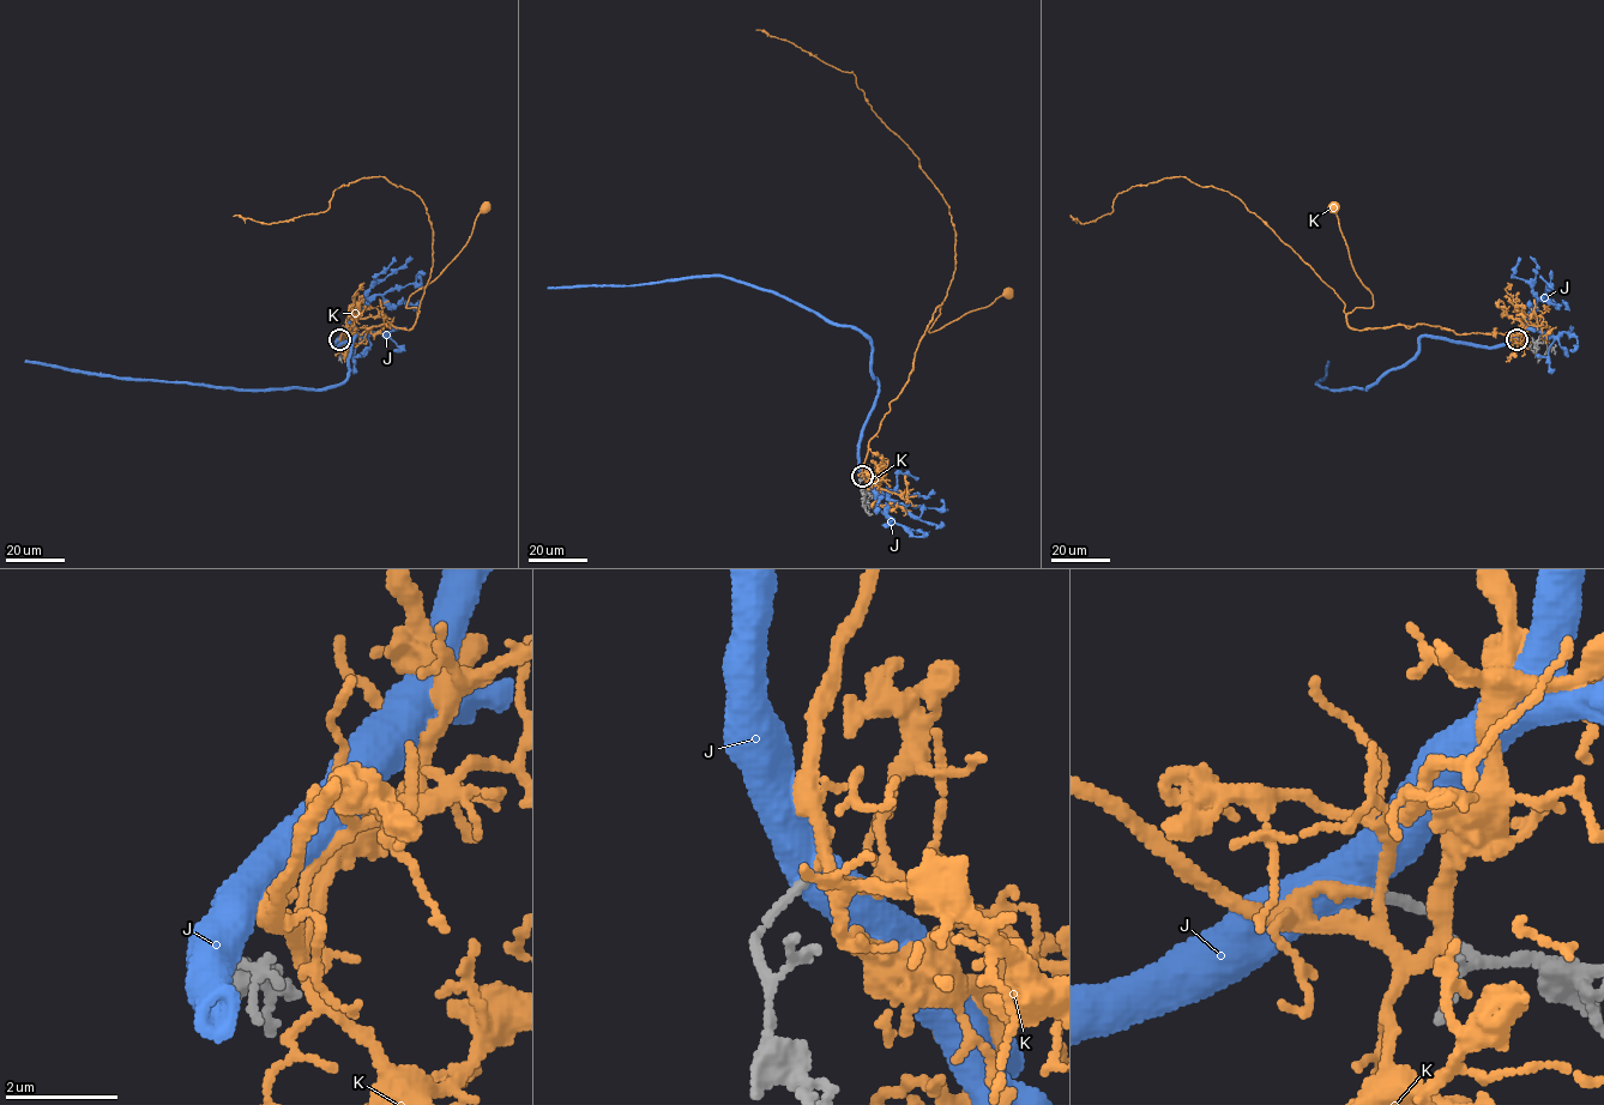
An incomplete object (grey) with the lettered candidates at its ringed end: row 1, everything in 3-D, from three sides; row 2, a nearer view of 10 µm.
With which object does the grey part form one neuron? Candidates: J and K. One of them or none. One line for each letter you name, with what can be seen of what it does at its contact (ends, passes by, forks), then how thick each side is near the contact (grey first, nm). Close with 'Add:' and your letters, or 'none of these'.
K: It passes by. Thickness 170 nm (grey) against 130 nm
Add: K

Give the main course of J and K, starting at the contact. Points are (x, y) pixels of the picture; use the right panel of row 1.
J: (1517, 338), (1493, 346), (1422, 336), (1411, 358), (1368, 388), (1331, 390), (1316, 384), (1326, 375), (1328, 361)
K: (1517, 338), (1458, 334), (1421, 324), (1352, 330), (1346, 315), (1372, 307), (1373, 296), (1354, 270), (1333, 206)

